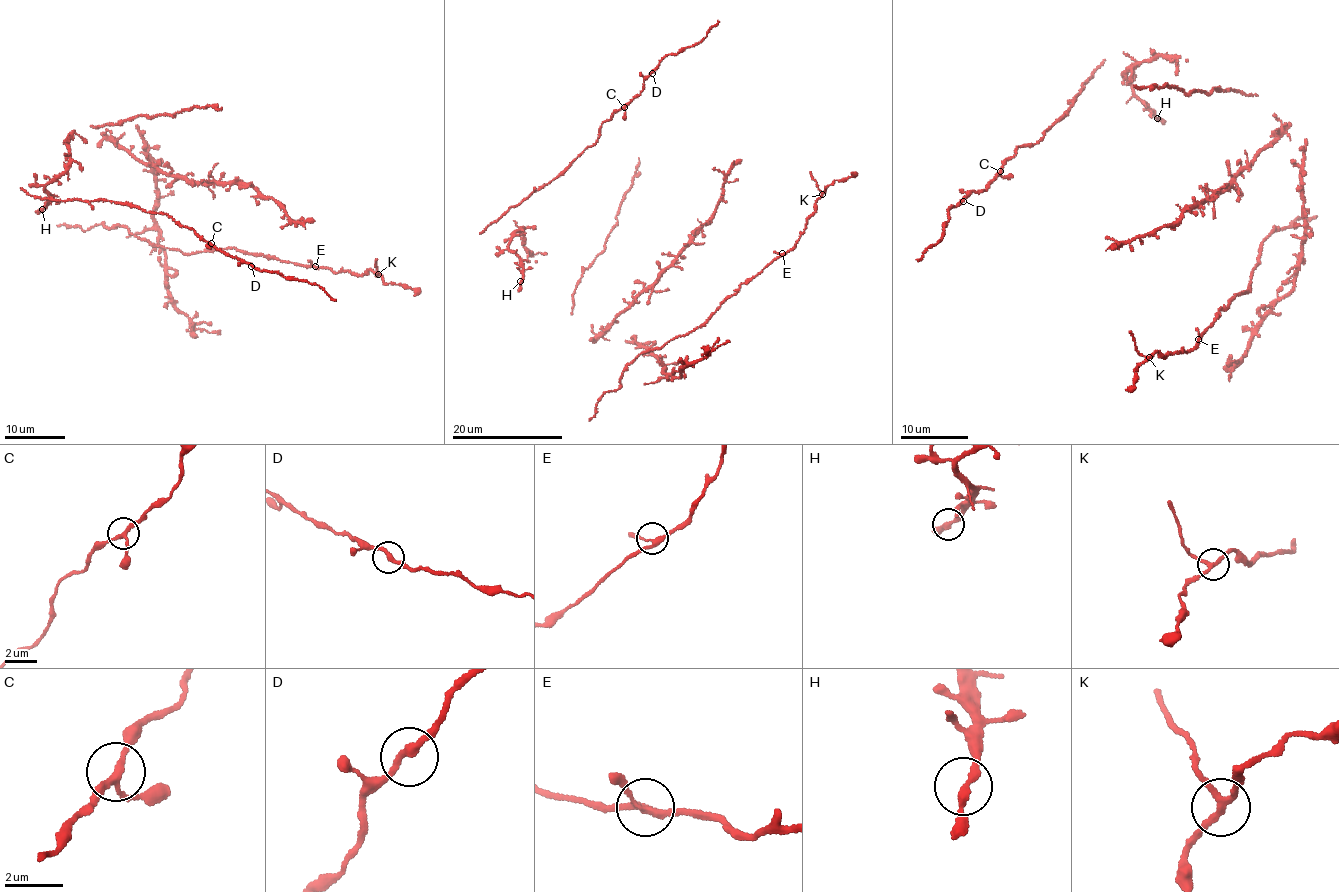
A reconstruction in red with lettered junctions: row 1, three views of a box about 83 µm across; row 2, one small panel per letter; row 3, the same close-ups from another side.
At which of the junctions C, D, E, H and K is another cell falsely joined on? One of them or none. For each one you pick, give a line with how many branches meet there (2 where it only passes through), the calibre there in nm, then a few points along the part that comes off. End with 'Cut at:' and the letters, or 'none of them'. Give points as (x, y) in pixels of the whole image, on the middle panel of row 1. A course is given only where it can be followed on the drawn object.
Cut at: none of them

